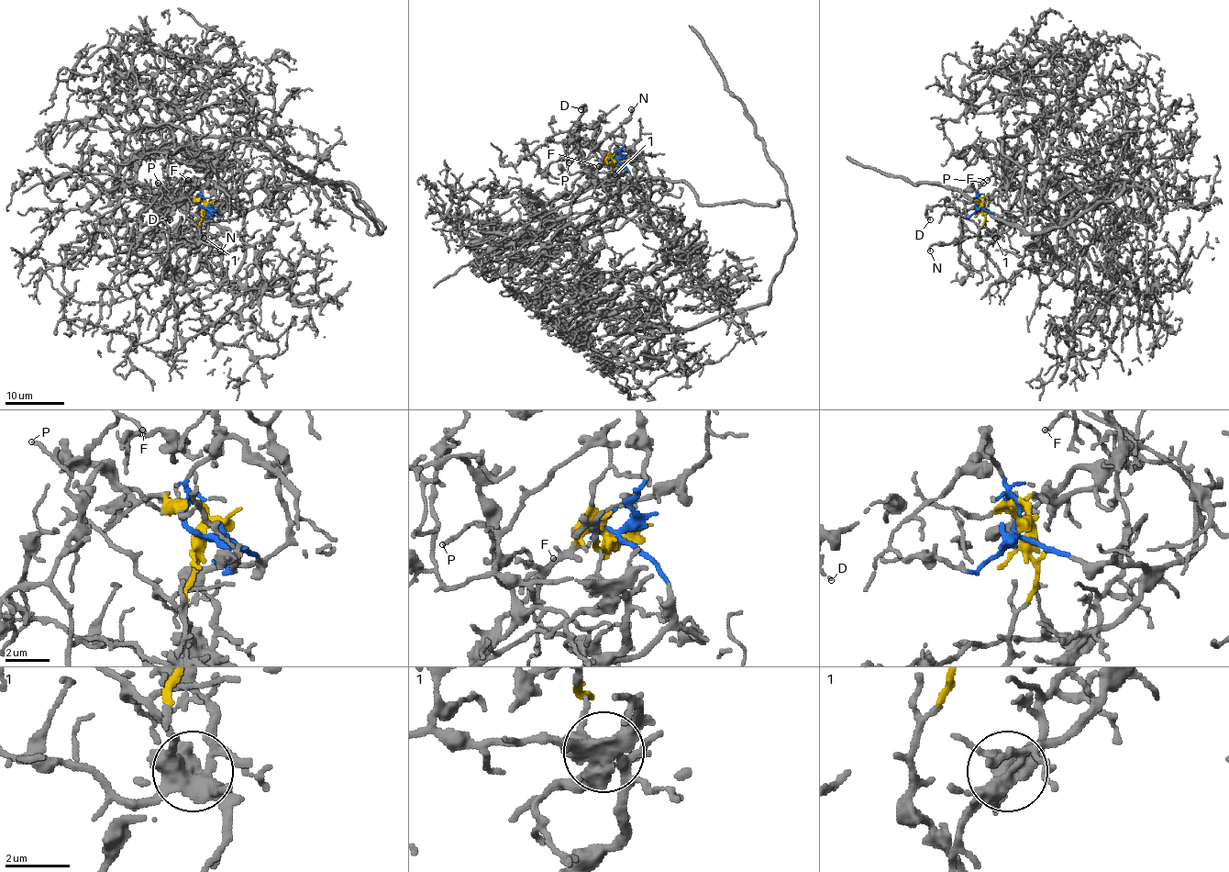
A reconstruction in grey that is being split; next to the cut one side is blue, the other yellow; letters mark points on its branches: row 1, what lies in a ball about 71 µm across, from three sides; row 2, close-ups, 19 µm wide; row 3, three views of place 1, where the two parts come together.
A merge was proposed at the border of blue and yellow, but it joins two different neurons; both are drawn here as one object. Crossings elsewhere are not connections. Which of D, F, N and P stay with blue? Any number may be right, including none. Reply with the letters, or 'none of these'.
D, N

